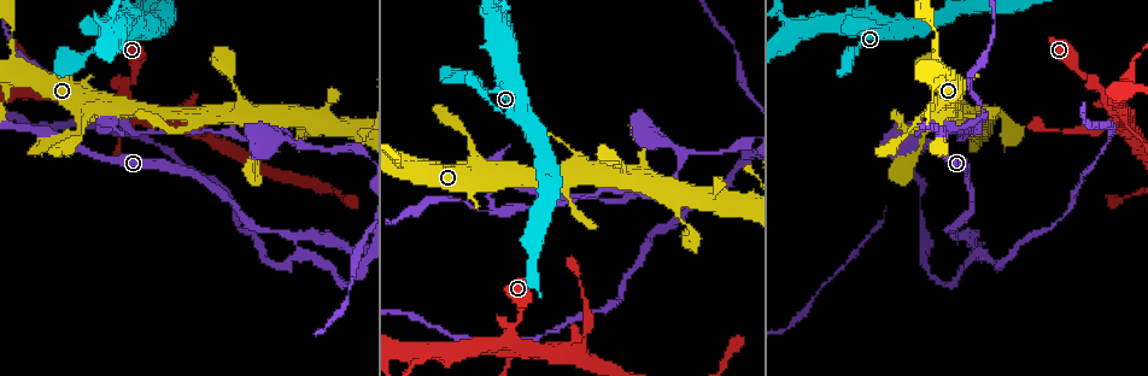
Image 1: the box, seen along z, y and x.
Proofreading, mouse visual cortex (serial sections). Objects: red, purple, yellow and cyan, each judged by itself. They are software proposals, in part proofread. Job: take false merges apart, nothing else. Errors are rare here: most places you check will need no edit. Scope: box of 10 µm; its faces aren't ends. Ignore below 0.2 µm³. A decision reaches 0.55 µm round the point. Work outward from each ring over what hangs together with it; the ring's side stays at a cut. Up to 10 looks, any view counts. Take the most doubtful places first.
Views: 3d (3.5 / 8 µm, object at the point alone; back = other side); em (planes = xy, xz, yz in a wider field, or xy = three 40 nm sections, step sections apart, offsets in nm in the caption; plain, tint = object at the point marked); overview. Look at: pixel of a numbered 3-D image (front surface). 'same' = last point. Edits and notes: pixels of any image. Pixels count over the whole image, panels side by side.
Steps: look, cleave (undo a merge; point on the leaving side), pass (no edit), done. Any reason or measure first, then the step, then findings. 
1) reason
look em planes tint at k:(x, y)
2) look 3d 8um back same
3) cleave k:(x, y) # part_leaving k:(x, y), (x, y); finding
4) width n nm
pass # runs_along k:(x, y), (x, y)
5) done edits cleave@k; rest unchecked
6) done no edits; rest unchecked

arms part here
look 3d 3.5um at 1:(311, 253)

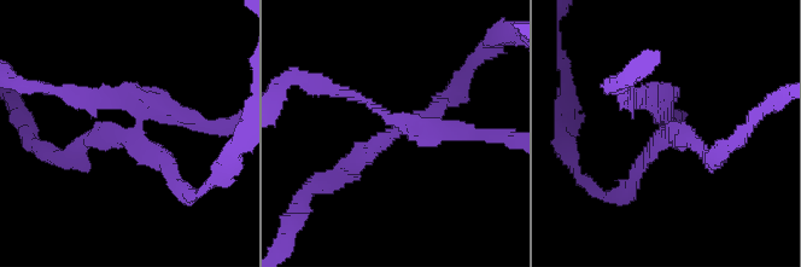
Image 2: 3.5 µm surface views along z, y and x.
look em planes tint at 2:(395, 129)

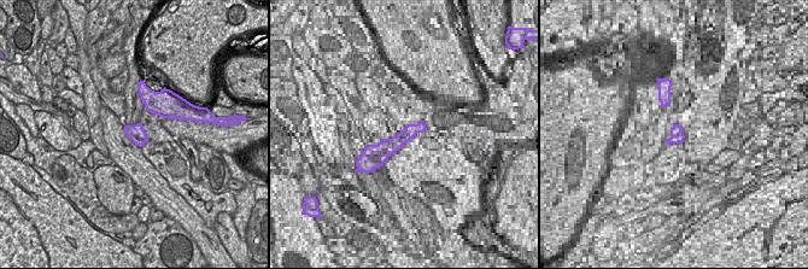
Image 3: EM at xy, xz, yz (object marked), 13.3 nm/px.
arms 3; arm_widths 150, 200, 200 nm
cleave 2:(153, 161) # part_leaving 2:(132, 128), (92, 135), (62, 158), (40, 150); a second cell is stuck on

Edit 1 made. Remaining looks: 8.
look 3d 3.5um at 1:(510, 342)

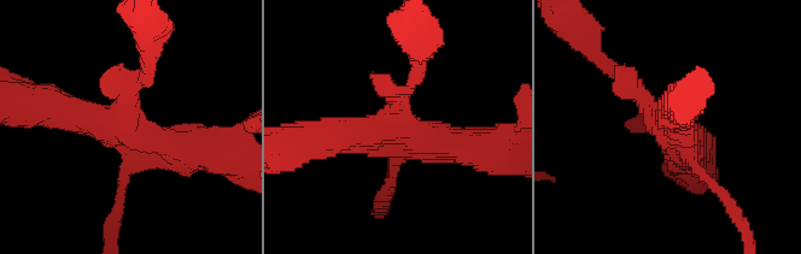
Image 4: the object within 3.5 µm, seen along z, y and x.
arms 4; arm_widths 200, 200, 400, 400 nm
look em xy step 1 tint at 4:(397, 121)

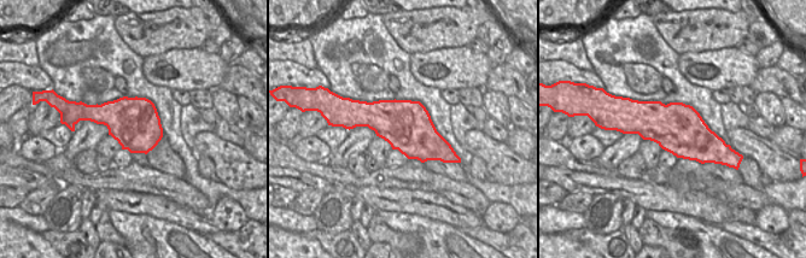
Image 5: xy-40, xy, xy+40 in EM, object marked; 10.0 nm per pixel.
width 500 nm
pass # runs_along 4:(609, 68), (629, 82), (687, 148); all the same cell

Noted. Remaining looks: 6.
abrupt turn
look 3d 8um back at 1:(110, 27)

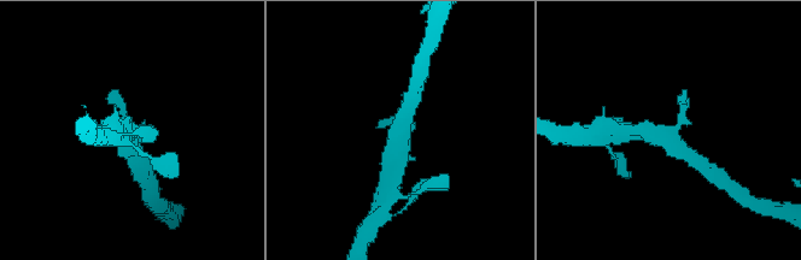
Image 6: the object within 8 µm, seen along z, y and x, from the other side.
look em xy step 2 tint same

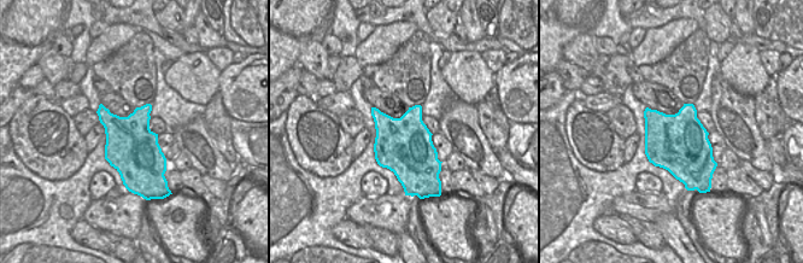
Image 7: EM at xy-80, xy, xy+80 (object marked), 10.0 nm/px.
pass # runs_along 6:(638, 130), (668, 139), (684, 107); one cell here

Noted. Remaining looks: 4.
a fork
look 3d 3.5um at 1:(421, 352)

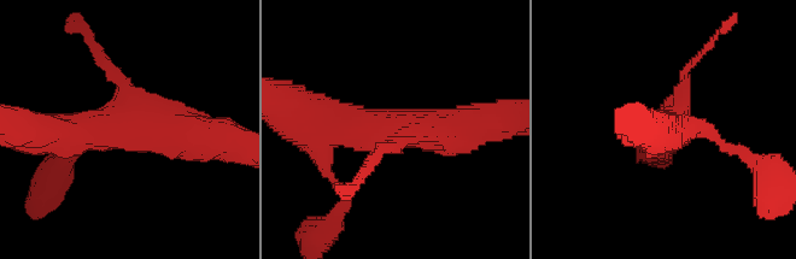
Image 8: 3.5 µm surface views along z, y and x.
arms 3; arm_widths 150, 400, 500 nm; now the EM
look em planes tint at 8:(394, 130)

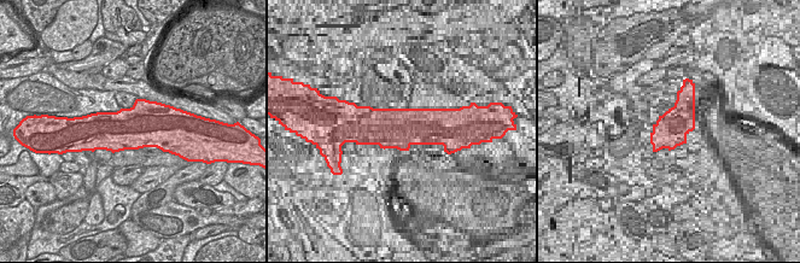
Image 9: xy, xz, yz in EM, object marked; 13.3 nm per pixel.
pass # runs_along 8:(476, 125), (328, 131), (321, 116); all the same cell

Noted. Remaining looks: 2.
done edits cleave@2; rest unchecked

